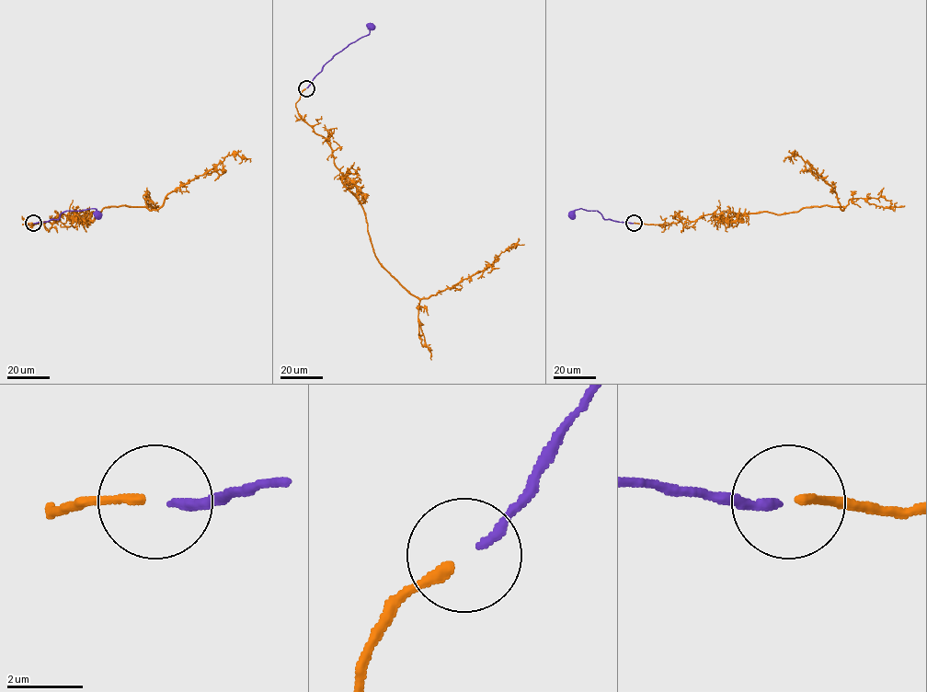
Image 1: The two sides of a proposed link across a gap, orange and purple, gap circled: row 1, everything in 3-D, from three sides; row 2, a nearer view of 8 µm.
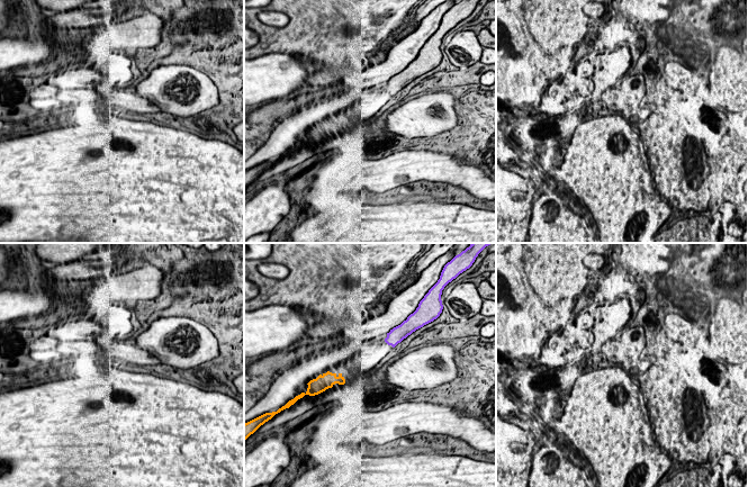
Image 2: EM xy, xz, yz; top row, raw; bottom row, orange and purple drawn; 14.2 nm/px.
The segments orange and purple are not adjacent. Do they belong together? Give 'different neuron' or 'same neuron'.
same neuron

